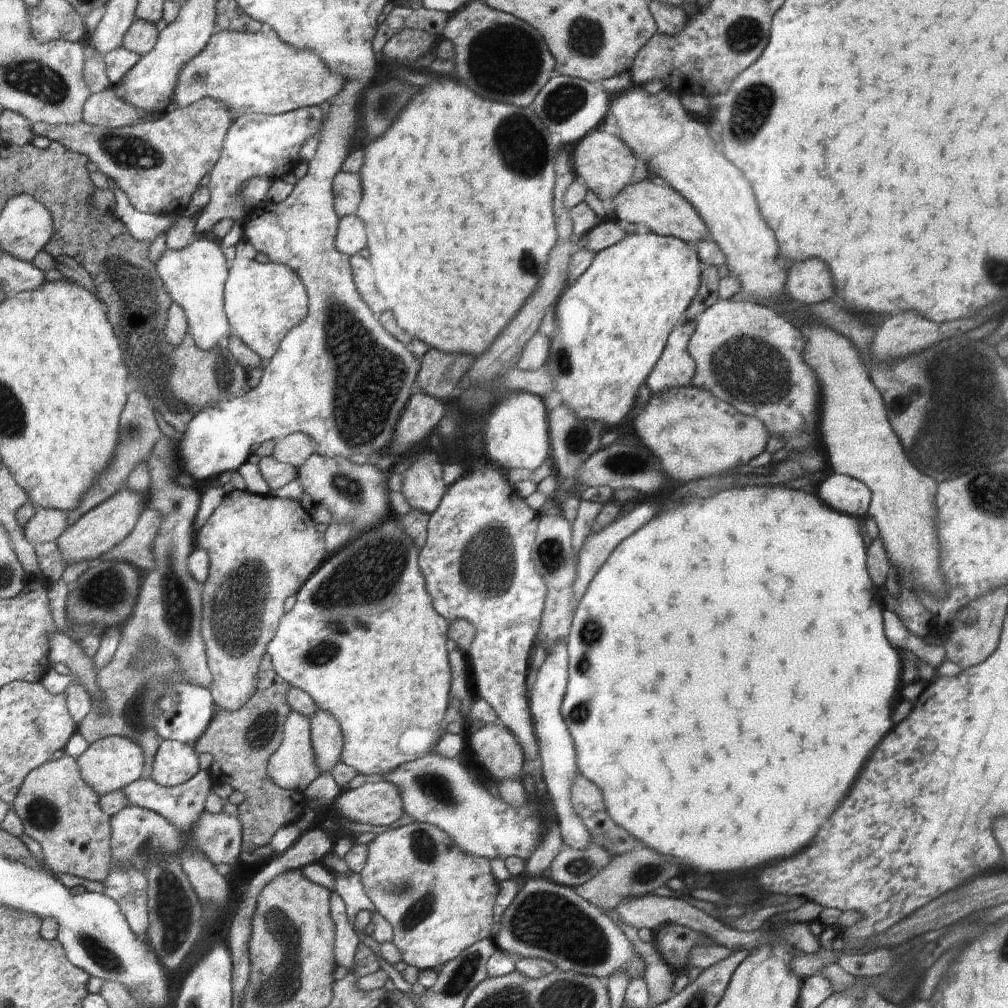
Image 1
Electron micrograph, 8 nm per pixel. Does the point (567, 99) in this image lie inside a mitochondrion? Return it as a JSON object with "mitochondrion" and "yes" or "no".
{"mitochondrion":"yes"}

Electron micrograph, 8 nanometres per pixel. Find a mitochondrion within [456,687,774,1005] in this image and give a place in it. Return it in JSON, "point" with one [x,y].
{"point":[545,919]}

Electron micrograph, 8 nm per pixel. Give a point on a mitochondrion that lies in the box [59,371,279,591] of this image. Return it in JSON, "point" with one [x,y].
{"point":[133,430]}

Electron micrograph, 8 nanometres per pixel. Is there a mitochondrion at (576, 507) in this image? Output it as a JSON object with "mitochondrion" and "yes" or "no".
{"mitochondrion":"no"}

